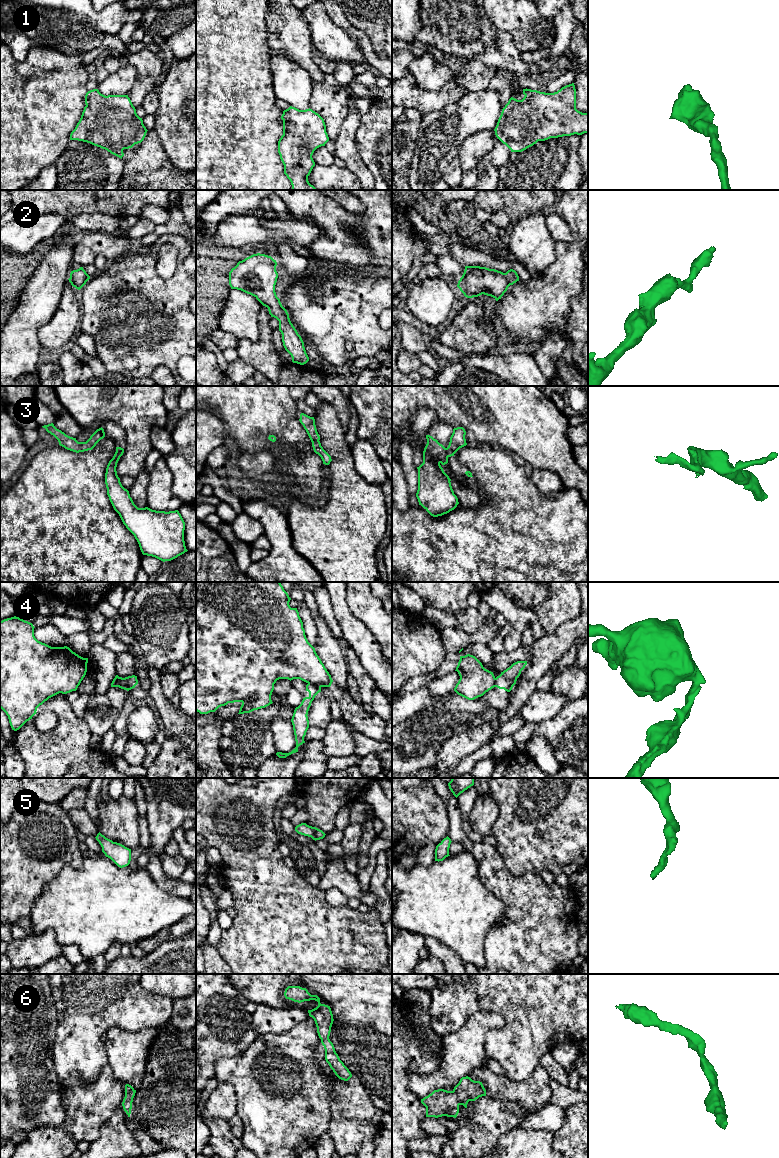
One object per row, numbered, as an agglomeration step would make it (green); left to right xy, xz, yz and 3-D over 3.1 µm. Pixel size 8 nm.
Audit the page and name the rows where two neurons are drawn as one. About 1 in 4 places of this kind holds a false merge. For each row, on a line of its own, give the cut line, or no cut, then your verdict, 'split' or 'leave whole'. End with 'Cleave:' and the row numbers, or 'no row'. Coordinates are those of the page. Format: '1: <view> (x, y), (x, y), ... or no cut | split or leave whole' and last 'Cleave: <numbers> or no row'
1: no cut | leave whole
2: no cut | leave whole
3: yz (445, 448), (448, 456) | split
4: xz (308, 683), (320, 687) | split
5: no cut | leave whole
6: no cut | leave whole
Cleave: 3, 4

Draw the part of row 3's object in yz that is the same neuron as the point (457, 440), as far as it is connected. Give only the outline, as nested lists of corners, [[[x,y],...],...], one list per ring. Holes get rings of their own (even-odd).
[[[457,427],[453,429],[453,433],[450,437],[450,442],[447,449],[448,457],[454,456],[454,454],[462,447],[466,446],[465,439],[466,431],[463,427]]]

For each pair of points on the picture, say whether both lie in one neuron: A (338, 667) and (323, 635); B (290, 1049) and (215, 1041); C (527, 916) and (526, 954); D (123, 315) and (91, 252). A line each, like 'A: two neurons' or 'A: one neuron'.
A: one neuron
B: two neurons
C: one neuron
D: two neurons

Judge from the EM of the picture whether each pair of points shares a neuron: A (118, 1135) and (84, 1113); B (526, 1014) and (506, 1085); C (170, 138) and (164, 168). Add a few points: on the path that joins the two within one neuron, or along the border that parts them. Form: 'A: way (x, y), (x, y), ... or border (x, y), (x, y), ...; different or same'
A: border (117, 1107), (102, 1124), (101, 1135), (90, 1144); different
B: border (531, 1073), (524, 1080), (513, 1080), (504, 1074); different
C: border (157, 134), (168, 158), (179, 169); different

